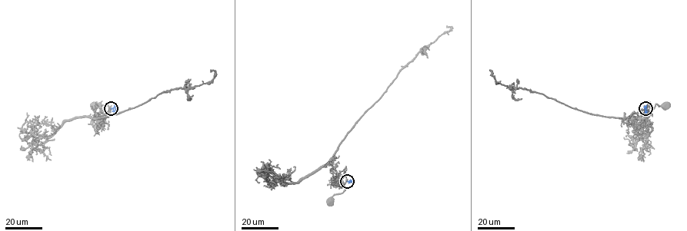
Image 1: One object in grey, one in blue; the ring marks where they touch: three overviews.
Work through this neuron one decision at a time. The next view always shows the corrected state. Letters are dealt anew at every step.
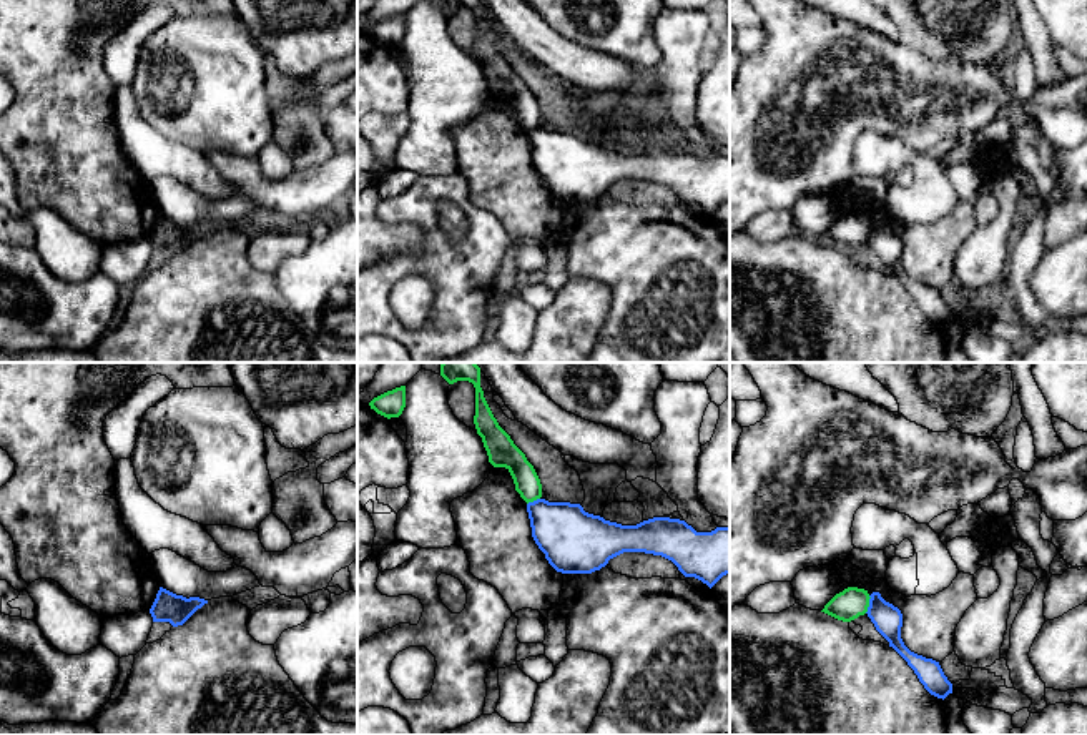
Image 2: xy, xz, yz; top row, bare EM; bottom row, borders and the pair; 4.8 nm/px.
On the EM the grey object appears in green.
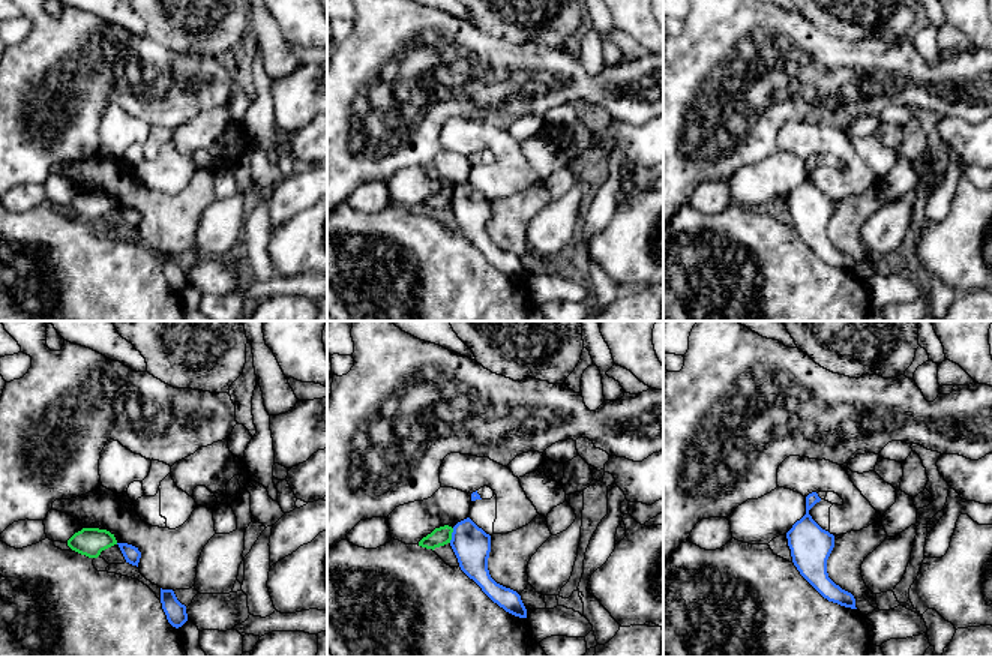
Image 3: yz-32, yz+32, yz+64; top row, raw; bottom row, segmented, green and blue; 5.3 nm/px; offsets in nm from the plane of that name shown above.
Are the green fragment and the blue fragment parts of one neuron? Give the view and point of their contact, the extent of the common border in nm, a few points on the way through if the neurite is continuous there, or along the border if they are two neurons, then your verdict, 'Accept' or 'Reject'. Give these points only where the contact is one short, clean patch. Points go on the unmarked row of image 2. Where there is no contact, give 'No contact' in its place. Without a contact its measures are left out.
Touches green at yz (868, 231). Shared border 90 nm. Boundary: yz (870, 223), (870, 233), (865, 240). Reject

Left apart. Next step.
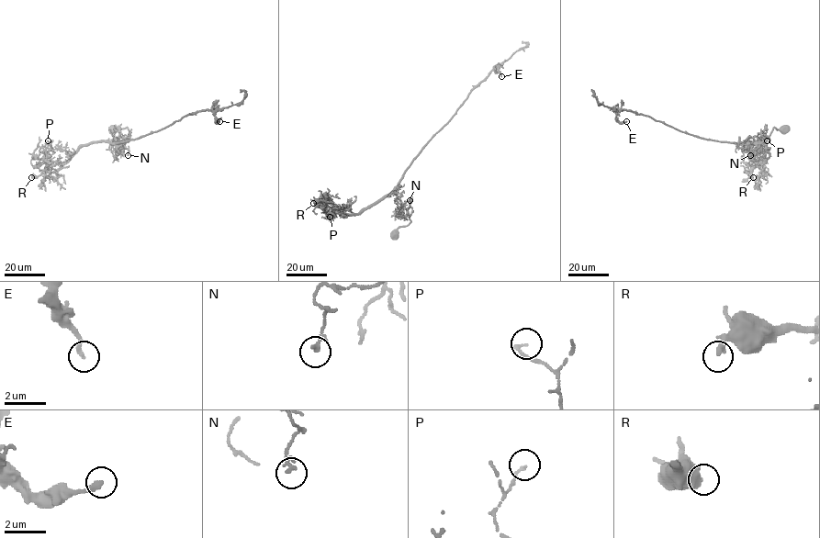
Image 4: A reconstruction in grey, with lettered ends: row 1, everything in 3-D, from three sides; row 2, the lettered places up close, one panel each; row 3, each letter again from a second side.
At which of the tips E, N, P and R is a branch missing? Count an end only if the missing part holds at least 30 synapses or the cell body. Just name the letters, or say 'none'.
none

